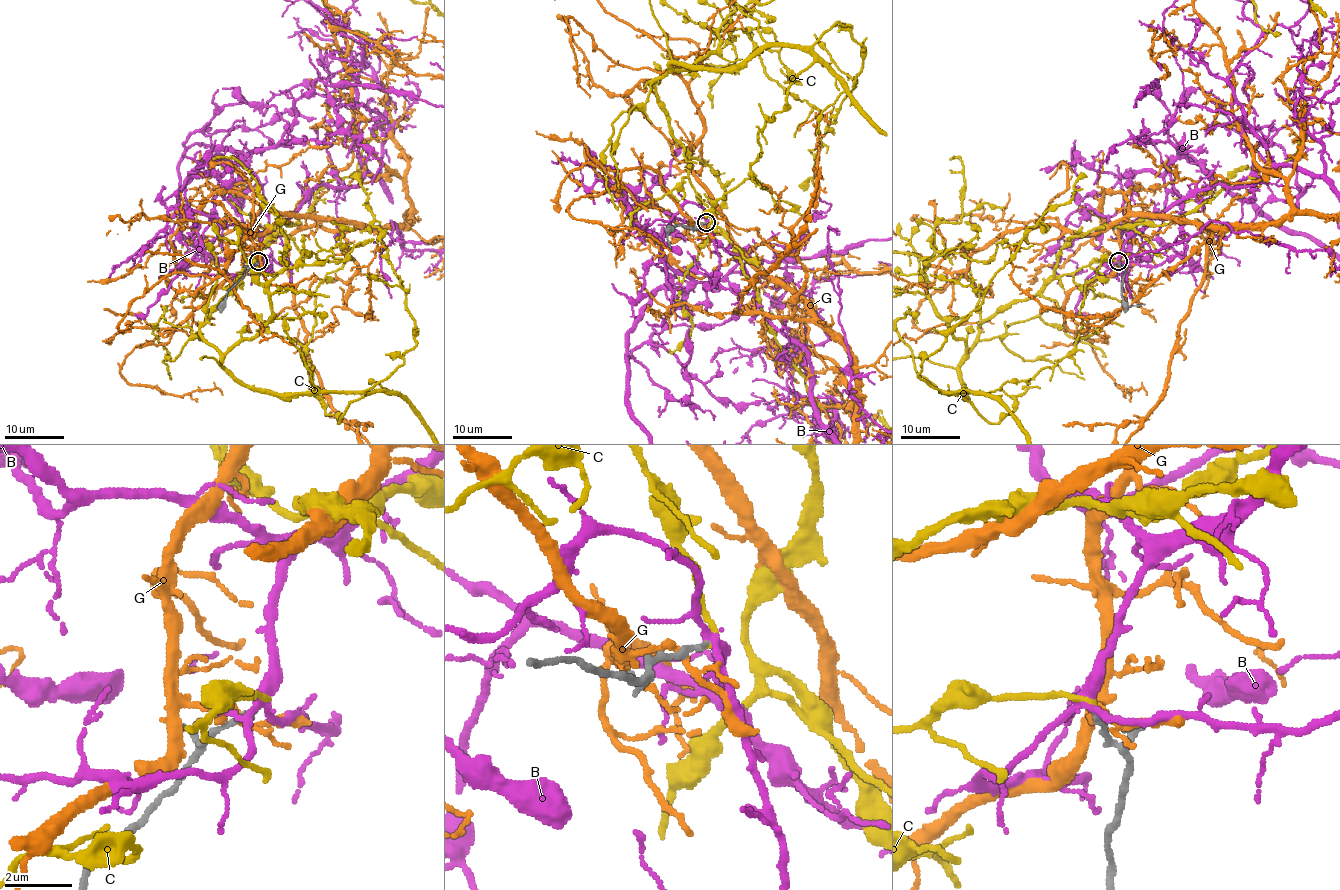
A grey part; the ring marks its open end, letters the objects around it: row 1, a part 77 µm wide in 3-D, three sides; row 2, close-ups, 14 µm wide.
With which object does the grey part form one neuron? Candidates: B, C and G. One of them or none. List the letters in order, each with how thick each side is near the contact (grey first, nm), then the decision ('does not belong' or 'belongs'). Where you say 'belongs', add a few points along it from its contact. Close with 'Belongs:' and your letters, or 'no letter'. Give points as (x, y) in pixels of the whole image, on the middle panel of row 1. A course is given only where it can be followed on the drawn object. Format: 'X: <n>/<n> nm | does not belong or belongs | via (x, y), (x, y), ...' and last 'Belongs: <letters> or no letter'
B: 170/280 nm | does not belong
C: 170/140 nm | belongs
G: 240/140 nm | does not belong
Belongs: C

